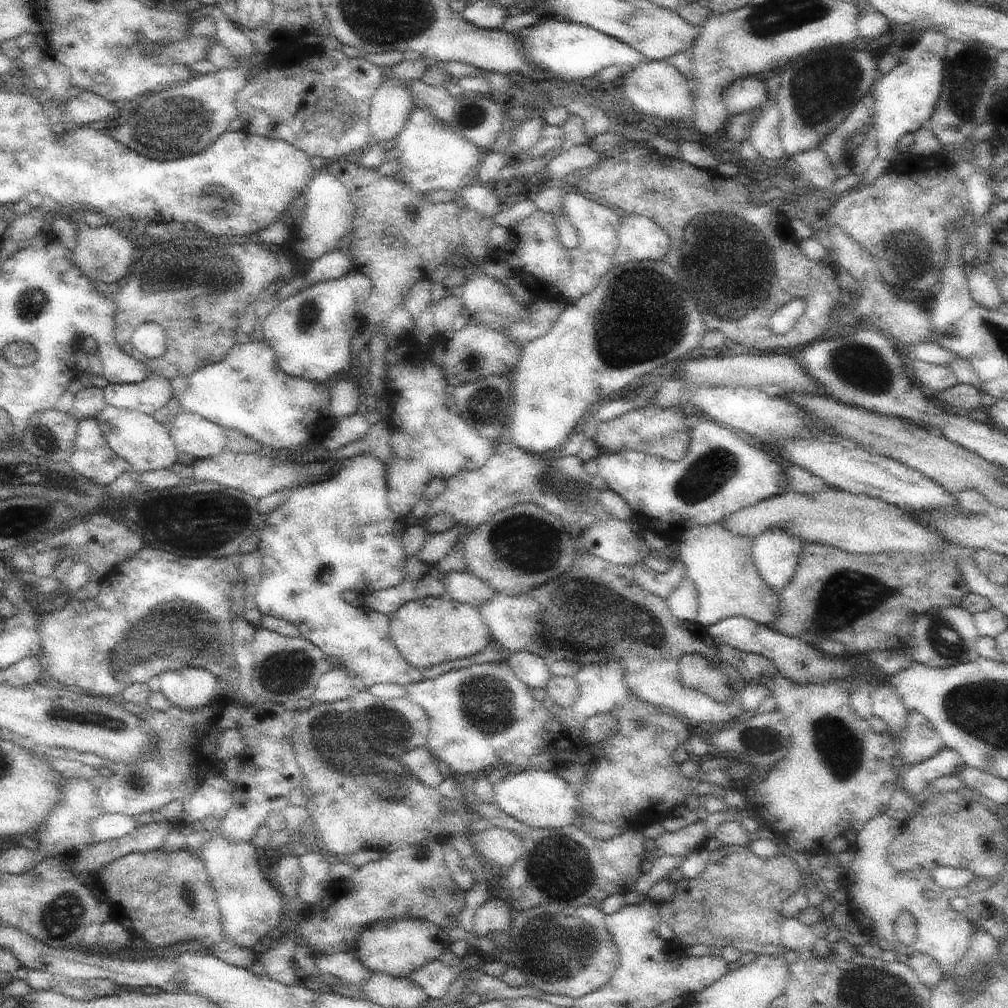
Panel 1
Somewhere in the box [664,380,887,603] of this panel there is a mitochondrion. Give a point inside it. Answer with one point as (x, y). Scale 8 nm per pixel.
(710, 471)

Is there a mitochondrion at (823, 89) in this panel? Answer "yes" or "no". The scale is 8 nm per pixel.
yes

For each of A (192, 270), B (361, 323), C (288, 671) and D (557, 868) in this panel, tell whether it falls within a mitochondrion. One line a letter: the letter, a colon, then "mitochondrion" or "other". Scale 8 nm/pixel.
A: mitochondrion
B: other
C: mitochondrion
D: mitochondrion

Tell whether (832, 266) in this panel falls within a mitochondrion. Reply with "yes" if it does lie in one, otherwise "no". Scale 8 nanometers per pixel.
no

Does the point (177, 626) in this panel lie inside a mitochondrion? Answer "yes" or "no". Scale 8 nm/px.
yes

